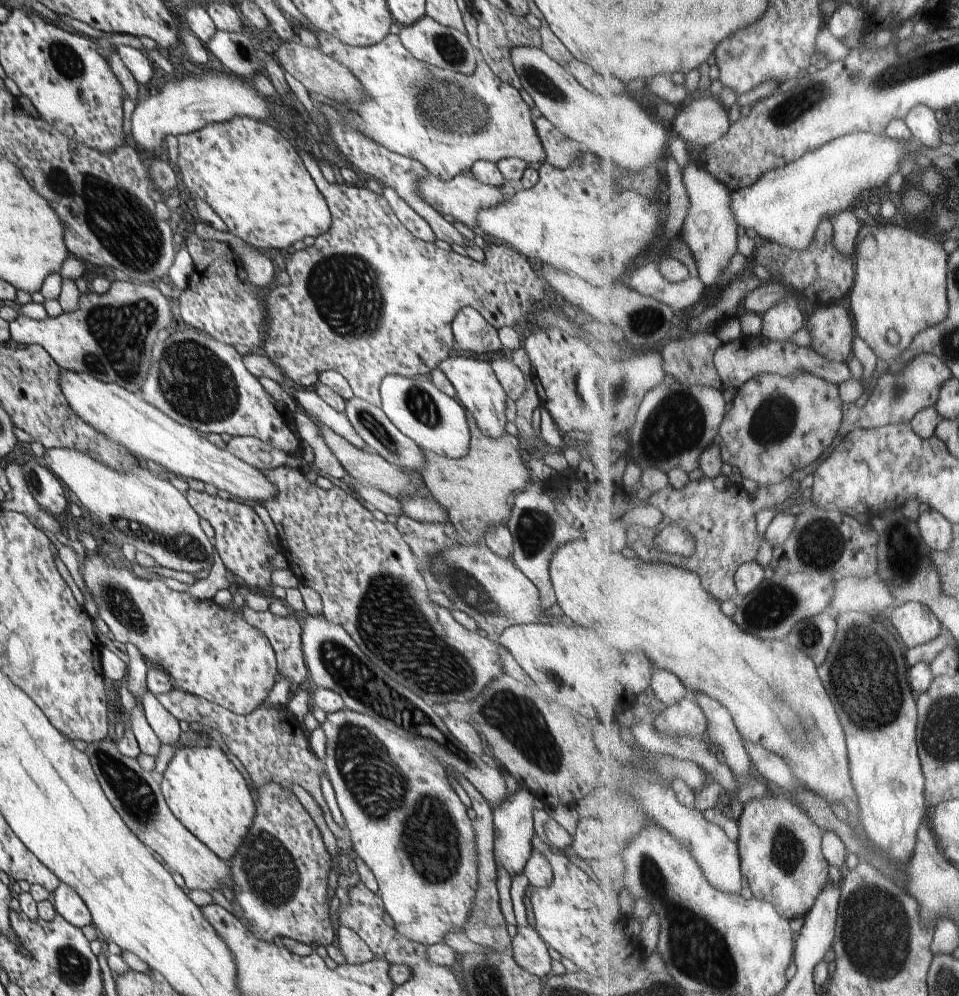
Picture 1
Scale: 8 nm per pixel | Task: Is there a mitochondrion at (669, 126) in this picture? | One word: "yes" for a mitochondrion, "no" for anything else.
no

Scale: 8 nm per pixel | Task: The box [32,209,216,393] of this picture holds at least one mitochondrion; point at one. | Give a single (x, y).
(120, 348)

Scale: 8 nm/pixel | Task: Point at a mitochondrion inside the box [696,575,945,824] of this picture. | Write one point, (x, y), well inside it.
(873, 706)

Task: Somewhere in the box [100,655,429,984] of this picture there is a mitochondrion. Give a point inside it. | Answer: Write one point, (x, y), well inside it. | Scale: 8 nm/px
(268, 868)

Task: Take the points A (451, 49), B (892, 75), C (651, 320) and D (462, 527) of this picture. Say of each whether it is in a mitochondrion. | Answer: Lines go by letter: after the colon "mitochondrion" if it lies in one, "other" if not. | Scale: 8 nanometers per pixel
A: mitochondrion
B: mitochondrion
C: mitochondrion
D: other

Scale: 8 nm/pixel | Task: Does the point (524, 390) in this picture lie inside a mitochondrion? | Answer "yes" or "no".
no

